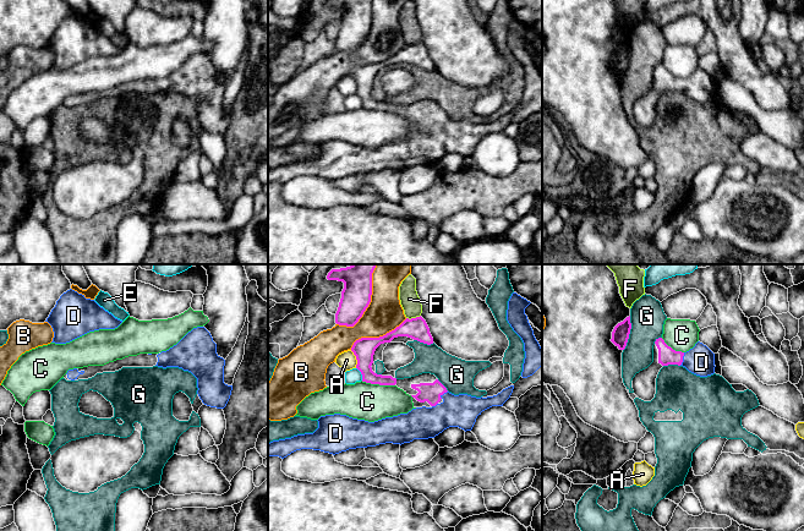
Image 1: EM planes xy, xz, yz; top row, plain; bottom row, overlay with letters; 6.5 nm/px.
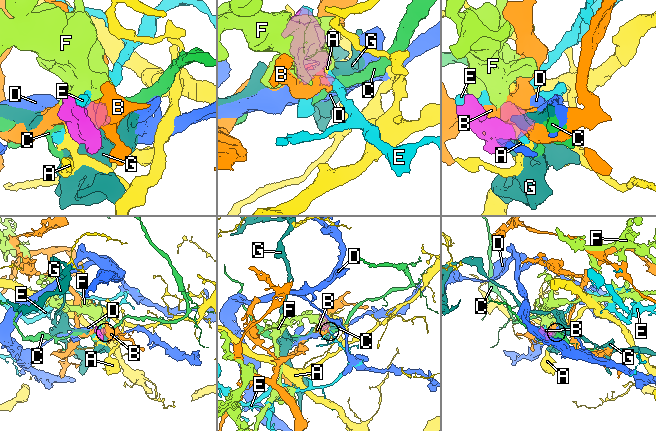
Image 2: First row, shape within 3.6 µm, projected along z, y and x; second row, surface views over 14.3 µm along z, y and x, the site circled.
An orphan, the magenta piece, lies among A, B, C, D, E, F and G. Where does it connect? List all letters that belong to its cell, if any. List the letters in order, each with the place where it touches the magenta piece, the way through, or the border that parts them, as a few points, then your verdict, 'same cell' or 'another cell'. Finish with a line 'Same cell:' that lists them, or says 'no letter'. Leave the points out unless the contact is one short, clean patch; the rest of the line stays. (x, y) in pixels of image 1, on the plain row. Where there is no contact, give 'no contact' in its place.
A: meets magenta in xz at (356, 85); another cell
B: meets magenta in xz at (366, 33); another cell
C: meets magenta in xz at (378, 109); another cell
D: meets magenta in yz at (682, 85); runs through yz (667, 81), (682, 85), (700, 86); same cell
E: meets magenta in xz at (361, 99); another cell
F: meets magenta in xz at (413, 44); another cell
G: meets magenta in yz at (629, 59); another cell
Same cell: D

